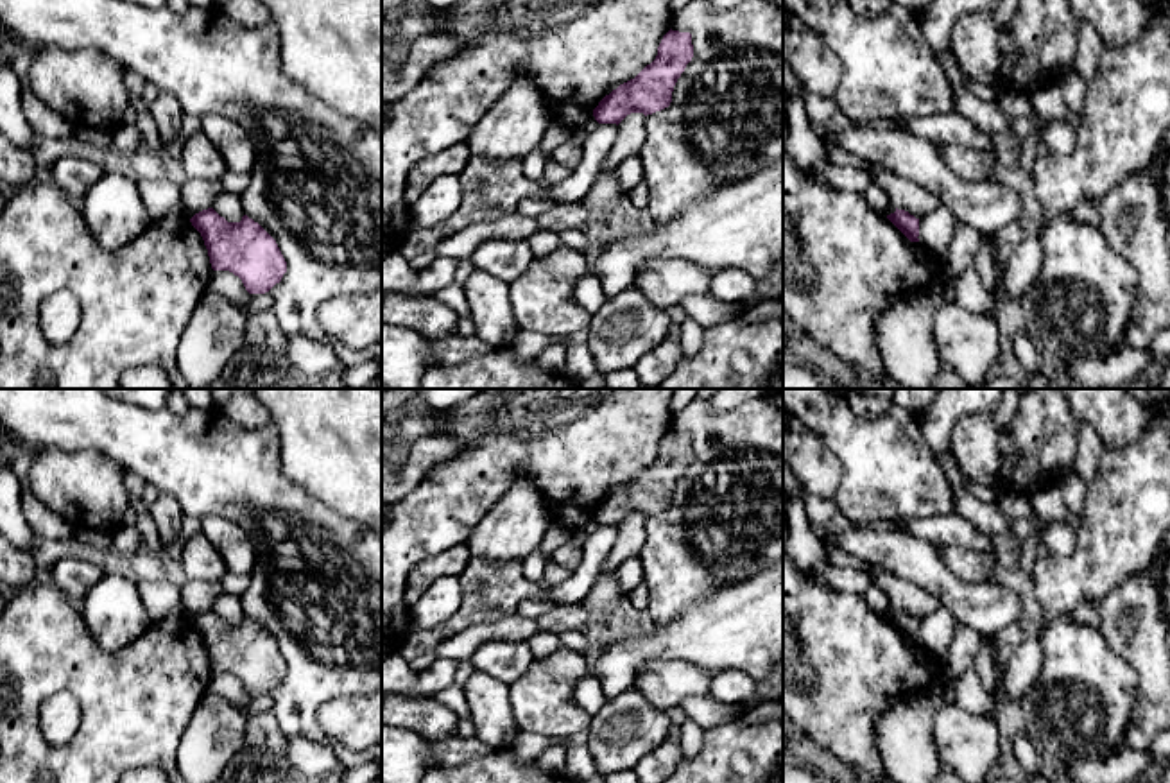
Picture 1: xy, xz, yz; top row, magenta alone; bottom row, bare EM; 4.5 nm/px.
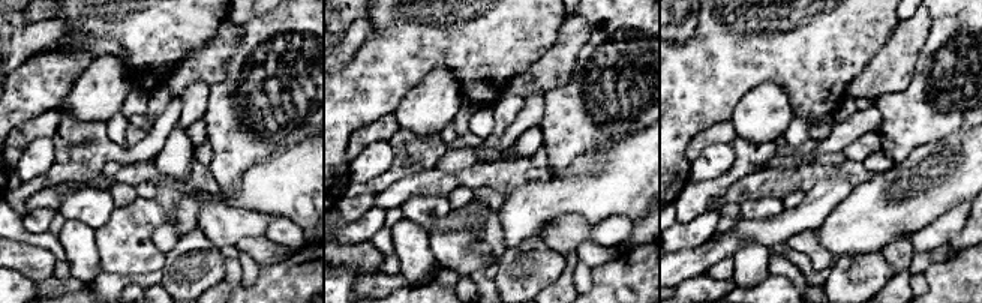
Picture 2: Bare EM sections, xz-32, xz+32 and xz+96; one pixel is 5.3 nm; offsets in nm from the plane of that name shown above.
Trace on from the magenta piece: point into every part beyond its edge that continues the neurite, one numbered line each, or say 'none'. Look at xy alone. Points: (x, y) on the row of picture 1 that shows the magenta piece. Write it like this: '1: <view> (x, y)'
none

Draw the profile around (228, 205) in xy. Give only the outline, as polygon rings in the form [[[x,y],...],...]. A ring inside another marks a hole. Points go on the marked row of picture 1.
[[[220,192],[211,208],[228,222],[240,222],[244,217],[240,195],[231,192]]]

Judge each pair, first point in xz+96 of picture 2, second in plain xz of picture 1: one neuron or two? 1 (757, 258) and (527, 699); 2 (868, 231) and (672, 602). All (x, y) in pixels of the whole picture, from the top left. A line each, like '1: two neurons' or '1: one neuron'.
1: two neurons
2: two neurons

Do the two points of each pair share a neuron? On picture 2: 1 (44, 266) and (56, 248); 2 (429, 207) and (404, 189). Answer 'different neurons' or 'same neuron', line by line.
1: different neurons
2: different neurons

